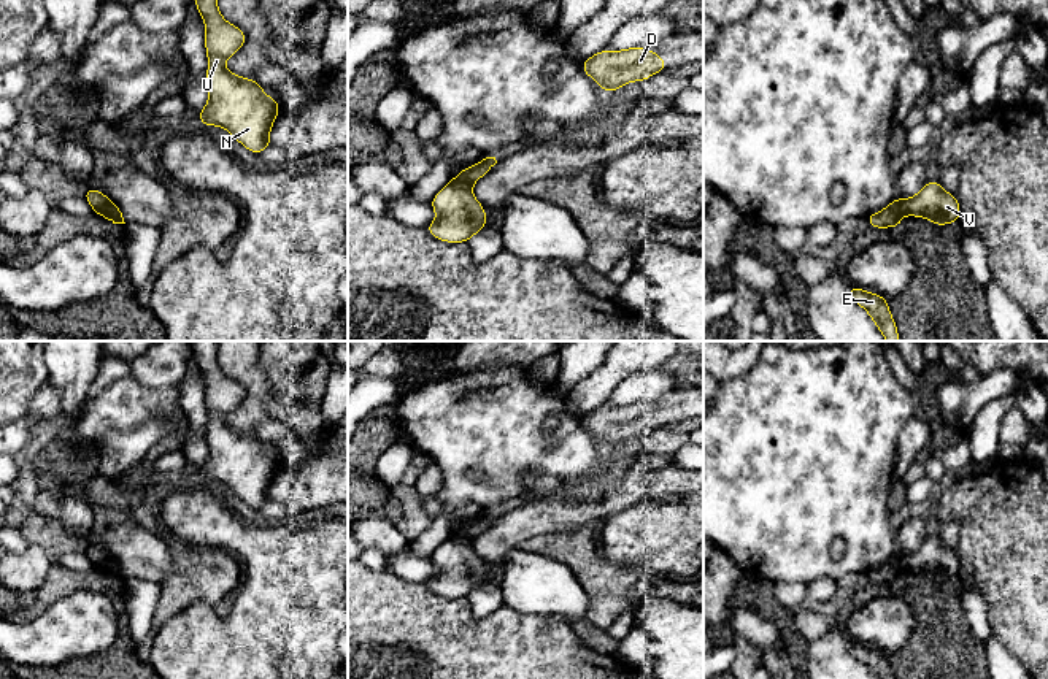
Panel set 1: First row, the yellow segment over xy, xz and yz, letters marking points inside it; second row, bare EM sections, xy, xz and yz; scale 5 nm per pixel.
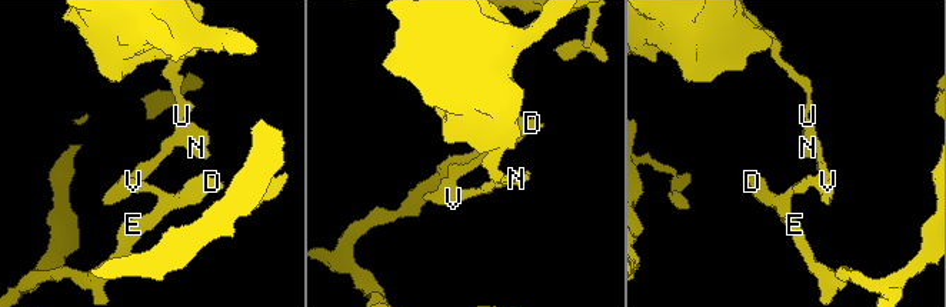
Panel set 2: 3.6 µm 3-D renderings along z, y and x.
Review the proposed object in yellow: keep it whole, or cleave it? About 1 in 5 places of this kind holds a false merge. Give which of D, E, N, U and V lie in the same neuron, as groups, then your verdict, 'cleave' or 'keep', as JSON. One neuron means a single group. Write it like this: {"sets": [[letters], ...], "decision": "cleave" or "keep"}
{"sets": [["D", "E"], ["N", "U", "V"]], "decision": "cleave"}

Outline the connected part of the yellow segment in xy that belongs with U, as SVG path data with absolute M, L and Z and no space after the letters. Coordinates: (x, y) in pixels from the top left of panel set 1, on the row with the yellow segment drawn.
M195 0L195 8L205 22L210 94L197 119L205 127L225 129L248 151L260 154L272 146L270 129L281 109L279 102L268 97L257 81L224 67L224 60L237 54L248 36L222 17L218 0Z

